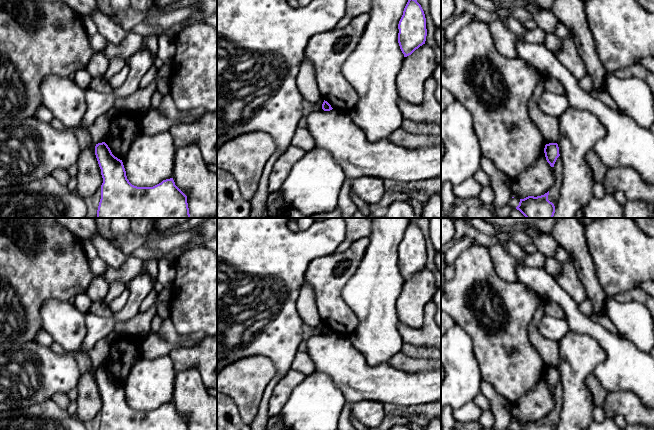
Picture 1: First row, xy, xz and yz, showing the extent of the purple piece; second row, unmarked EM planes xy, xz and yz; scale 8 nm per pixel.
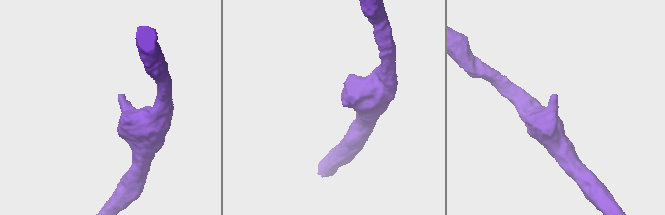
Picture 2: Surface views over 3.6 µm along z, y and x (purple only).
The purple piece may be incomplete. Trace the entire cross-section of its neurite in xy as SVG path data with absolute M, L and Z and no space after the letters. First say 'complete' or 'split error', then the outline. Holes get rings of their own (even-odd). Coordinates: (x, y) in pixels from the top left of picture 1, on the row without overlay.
complete; M105 366L96 368L95 379L103 402L99 430L188 430L187 420L175 409L173 402L153 411L137 411L129 406L122 384L112 378Z

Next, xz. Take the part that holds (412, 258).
complete; M410 222L398 248L398 267L404 281L411 279L425 268L427 253L426 242L417 224Z

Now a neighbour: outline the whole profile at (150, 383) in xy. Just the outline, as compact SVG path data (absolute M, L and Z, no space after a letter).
M141 356L122 385L127 403L137 411L153 411L173 402L176 373L169 356Z

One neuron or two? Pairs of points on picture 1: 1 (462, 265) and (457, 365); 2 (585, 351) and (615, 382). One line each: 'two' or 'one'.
1: two
2: two

